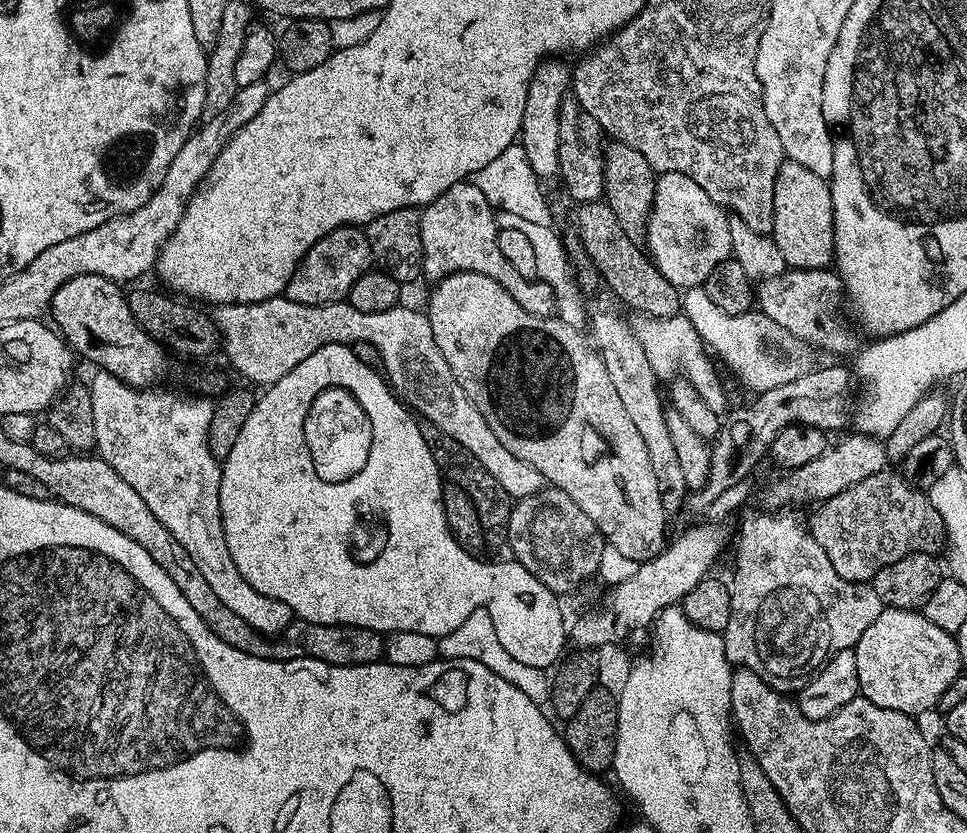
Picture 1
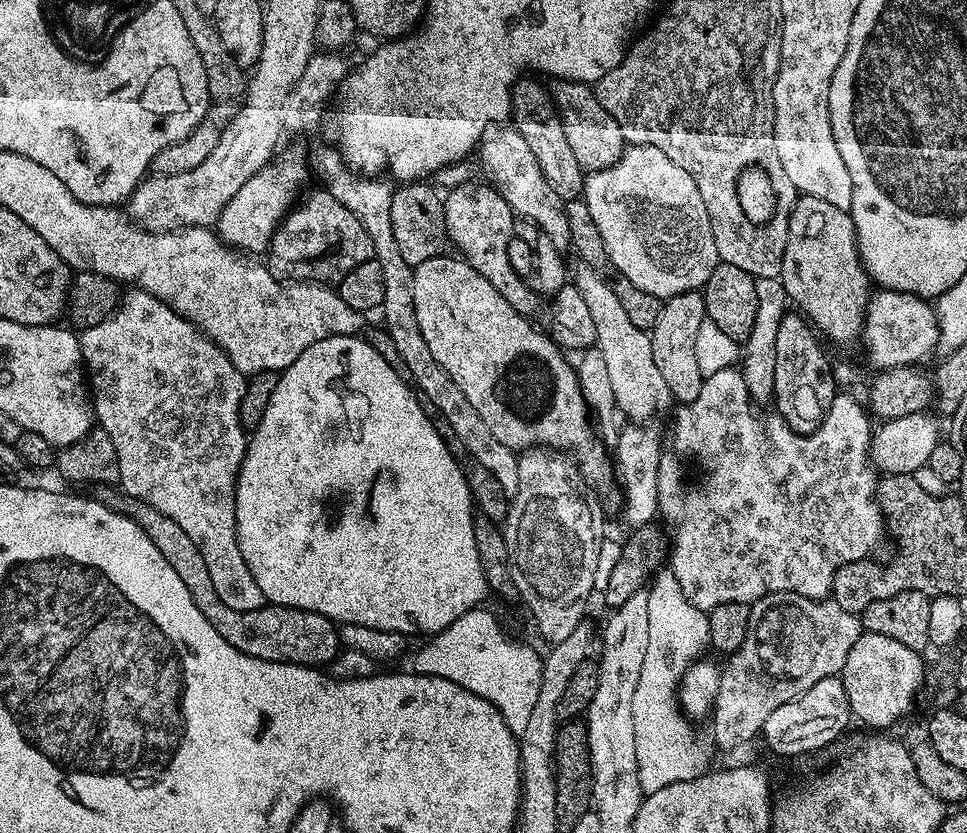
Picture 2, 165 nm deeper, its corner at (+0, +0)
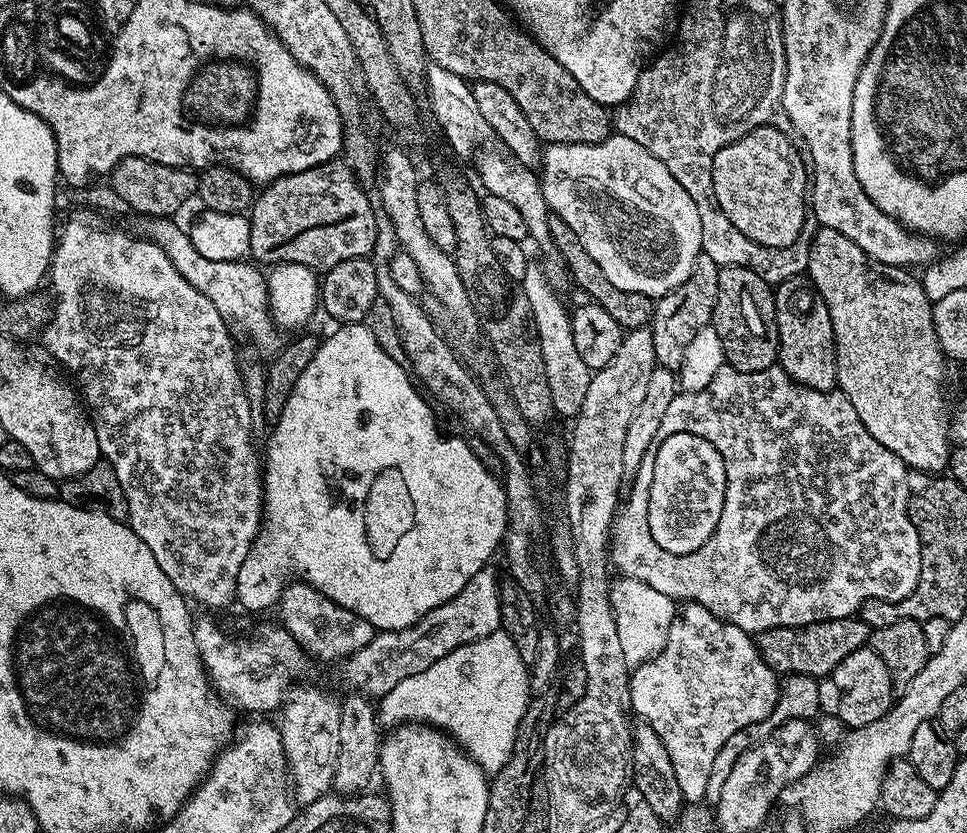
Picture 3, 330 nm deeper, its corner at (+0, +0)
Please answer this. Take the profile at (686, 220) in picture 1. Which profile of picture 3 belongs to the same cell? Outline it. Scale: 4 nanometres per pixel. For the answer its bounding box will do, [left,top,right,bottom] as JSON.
[538,134,702,298]

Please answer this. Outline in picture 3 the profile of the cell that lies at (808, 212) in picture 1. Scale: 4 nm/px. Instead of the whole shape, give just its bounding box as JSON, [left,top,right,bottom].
[806,227,950,474]

